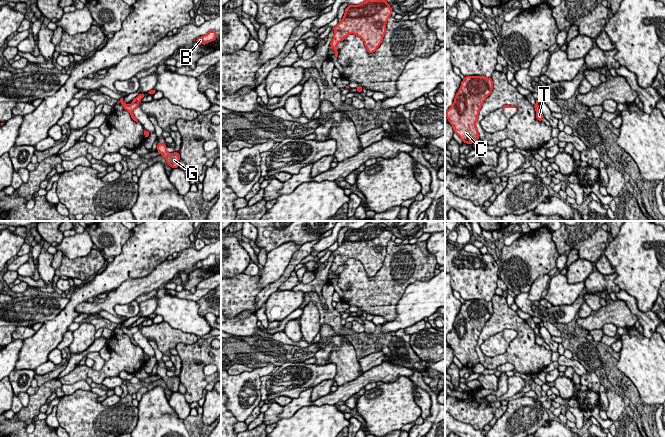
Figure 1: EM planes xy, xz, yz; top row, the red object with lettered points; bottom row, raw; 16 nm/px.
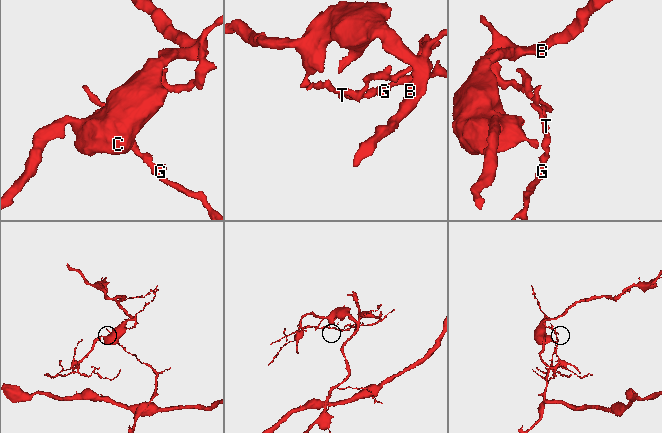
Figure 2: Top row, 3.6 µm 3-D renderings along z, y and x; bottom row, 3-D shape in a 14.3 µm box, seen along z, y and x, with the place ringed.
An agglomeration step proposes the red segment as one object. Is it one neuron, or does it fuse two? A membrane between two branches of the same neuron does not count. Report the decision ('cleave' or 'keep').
cleave

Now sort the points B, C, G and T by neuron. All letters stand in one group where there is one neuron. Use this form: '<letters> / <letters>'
B C / G T

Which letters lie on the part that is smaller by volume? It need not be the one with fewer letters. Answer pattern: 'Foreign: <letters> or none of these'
Foreign: G, T

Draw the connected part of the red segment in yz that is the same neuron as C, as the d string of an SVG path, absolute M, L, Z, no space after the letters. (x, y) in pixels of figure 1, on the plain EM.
M465 300L462 304L453 329L446 335L445 340L463 367L472 368L480 363L476 346L479 335L492 314L492 302Z

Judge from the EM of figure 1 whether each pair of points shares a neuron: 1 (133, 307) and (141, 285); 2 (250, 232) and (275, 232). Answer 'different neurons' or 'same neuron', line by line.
1: different neurons
2: different neurons

